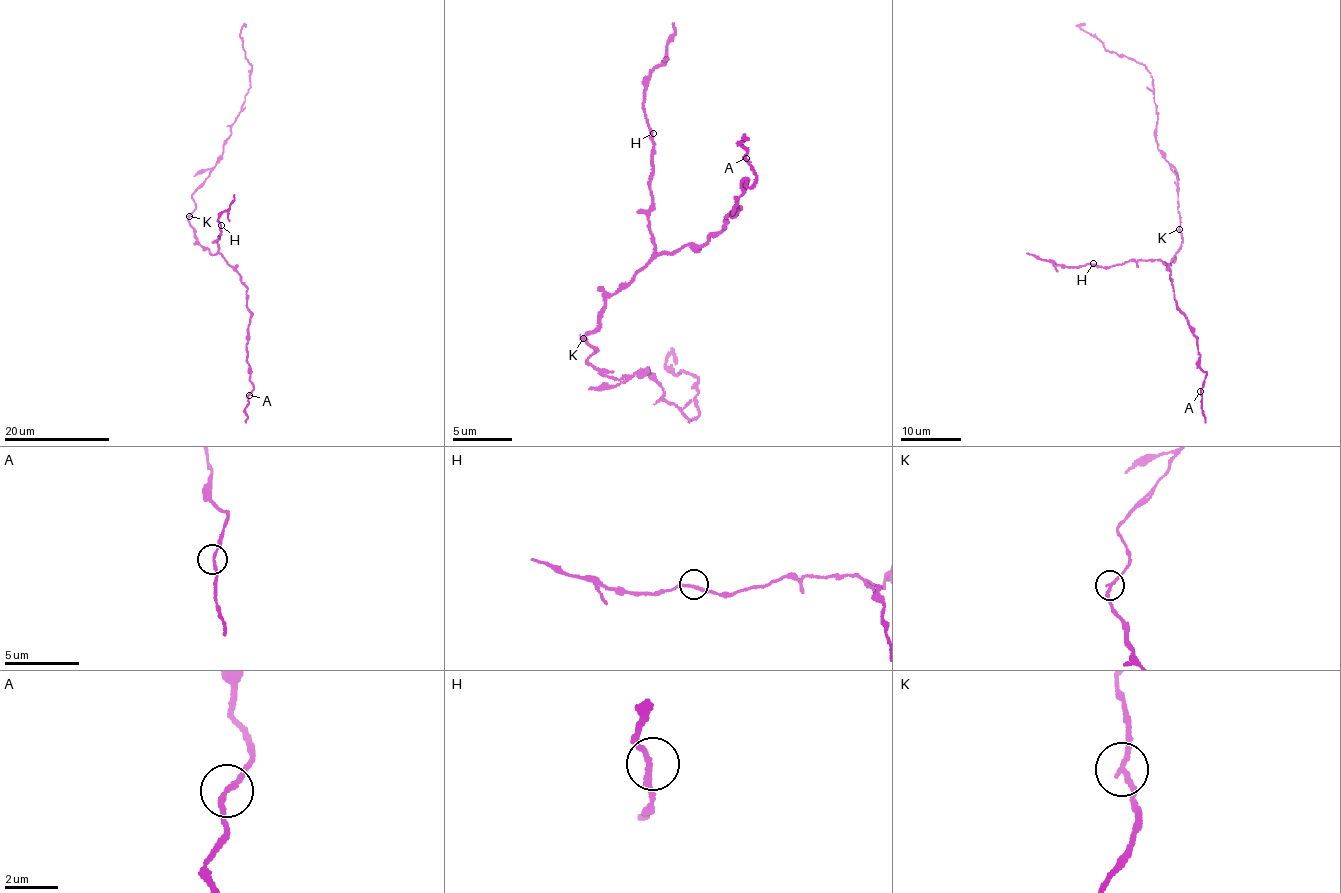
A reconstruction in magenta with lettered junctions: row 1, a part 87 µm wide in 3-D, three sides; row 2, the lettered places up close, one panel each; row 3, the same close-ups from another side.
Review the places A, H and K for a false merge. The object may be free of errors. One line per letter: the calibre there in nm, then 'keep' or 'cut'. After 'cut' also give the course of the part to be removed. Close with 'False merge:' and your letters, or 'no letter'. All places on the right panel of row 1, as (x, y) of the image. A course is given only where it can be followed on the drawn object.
A: calibre 180 nm; keep
H: calibre 190 nm; keep
K: calibre 180 nm; cut; course (1179, 228), (1178, 184), (1157, 146), (1151, 75), (1142, 63), (1105, 50), (1083, 32), (1084, 22)
False merge: K

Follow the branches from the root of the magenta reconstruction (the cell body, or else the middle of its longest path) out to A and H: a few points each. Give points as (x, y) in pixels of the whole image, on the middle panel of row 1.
A: (594, 329), (605, 297), (662, 251), (706, 242), (728, 210), (739, 212), (742, 185), (756, 177), (746, 158)
H: (594, 329), (605, 297), (627, 285), (652, 257), (655, 248), (655, 237), (649, 229), (653, 133)

